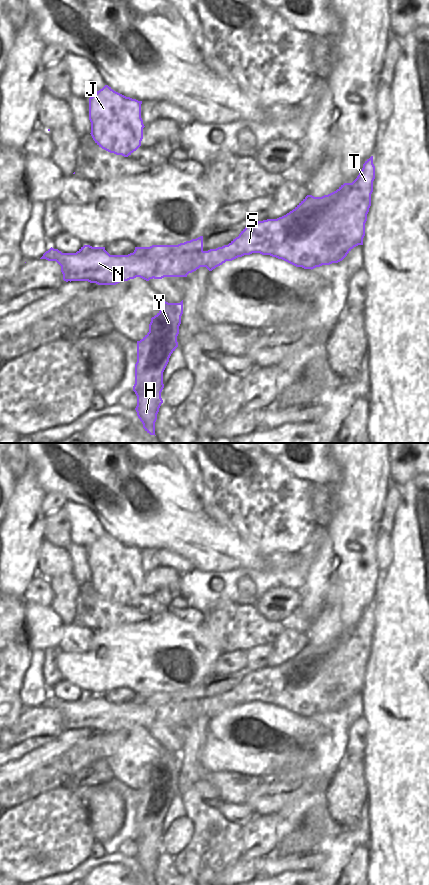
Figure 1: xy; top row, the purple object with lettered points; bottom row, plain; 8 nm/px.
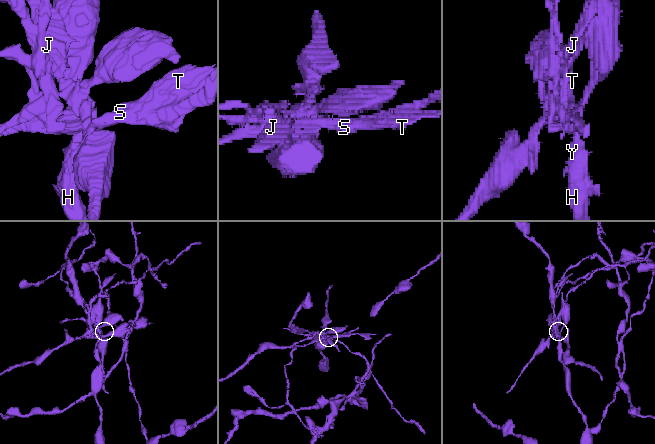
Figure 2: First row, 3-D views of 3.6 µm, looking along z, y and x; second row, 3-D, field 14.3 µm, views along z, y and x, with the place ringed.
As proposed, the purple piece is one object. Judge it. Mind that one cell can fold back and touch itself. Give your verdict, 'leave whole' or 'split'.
split

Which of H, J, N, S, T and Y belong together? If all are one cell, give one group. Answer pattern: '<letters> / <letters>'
H Y / J N S T

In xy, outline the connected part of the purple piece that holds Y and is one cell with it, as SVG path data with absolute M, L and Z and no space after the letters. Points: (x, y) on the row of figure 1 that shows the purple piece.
M183 300L180 303L163 301L161 310L151 318L149 332L137 341L137 362L135 384L137 396L135 408L143 428L155 435L155 422L163 403L163 372L171 354L178 347L177 336L183 314Z

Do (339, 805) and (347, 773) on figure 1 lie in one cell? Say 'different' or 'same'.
same

